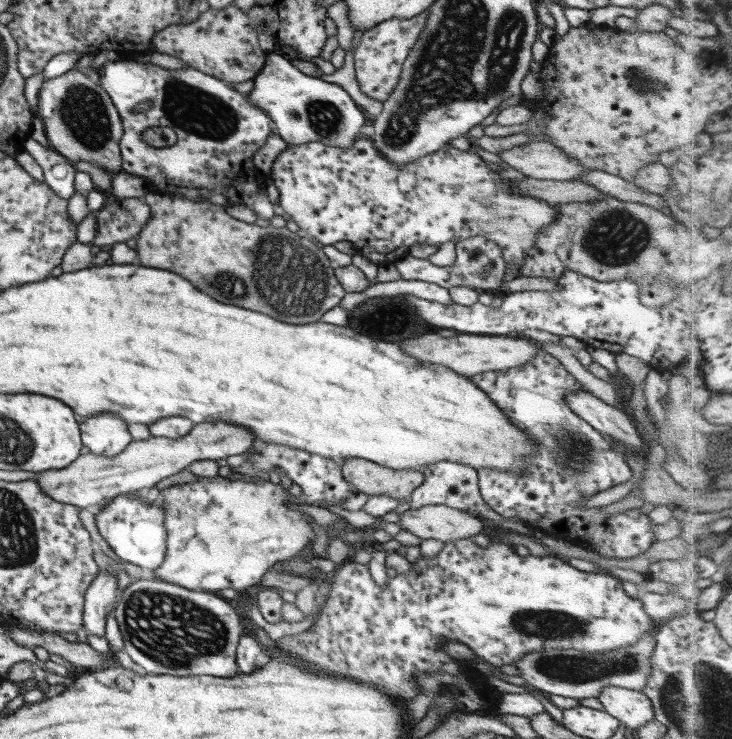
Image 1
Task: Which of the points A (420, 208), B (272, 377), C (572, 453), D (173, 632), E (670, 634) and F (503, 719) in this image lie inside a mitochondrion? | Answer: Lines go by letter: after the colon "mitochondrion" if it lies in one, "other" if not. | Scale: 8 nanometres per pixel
A: other
B: other
C: mitochondrion
D: mitochondrion
E: other
F: other

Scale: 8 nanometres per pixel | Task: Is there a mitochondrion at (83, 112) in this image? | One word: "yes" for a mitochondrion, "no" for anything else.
yes

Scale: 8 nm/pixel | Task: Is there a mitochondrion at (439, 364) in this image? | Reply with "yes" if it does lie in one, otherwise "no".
no

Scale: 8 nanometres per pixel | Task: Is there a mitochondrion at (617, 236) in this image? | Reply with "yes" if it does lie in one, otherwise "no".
yes

